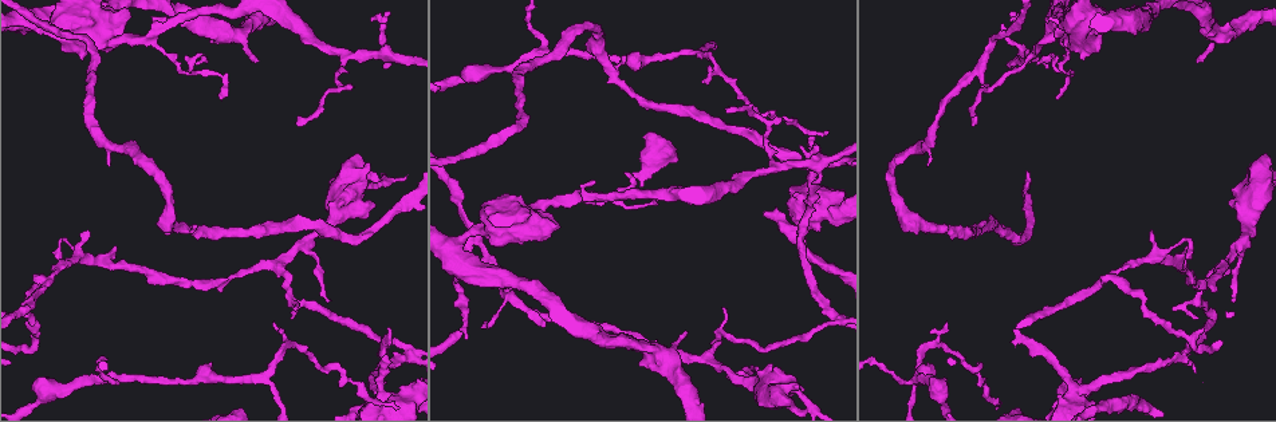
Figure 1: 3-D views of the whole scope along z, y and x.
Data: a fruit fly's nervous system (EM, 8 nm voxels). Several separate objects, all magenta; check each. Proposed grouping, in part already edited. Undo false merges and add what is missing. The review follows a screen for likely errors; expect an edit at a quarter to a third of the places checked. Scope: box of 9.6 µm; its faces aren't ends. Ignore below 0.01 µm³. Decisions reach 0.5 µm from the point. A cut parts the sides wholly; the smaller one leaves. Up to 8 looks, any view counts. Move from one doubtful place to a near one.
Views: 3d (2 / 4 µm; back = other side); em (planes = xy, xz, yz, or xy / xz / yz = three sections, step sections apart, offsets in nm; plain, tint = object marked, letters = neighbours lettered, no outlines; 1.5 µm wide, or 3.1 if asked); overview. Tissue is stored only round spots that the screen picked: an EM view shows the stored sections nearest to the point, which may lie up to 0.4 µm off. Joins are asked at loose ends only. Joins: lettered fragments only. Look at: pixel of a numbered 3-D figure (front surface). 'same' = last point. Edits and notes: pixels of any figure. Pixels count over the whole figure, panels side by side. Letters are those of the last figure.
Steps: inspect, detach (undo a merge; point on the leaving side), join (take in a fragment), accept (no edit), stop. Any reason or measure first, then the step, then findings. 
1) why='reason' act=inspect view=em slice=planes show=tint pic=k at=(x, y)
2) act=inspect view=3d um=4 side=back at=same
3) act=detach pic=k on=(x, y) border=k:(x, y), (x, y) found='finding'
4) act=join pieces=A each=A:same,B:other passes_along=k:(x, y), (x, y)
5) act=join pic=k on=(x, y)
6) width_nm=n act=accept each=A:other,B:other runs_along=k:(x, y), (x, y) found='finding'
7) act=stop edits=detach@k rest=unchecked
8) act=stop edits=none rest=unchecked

act=inspect view=3d um=4 pic=1 at=(1036, 65)

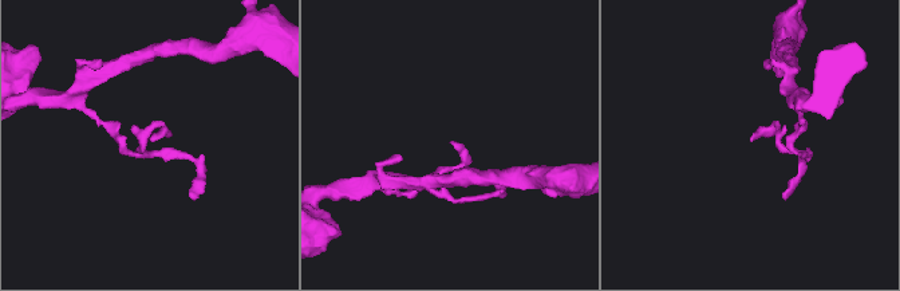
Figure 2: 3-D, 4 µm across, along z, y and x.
why='shape alone is not enough' act=inspect view=em slice=planes show=letters pic=2 at=(750, 139)

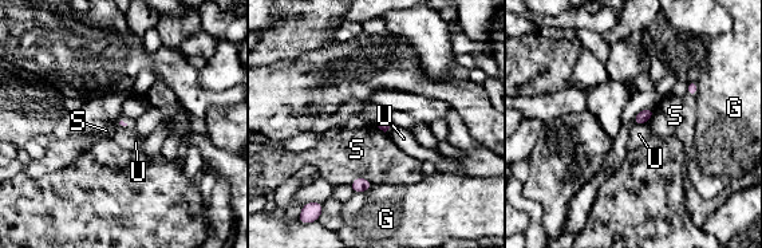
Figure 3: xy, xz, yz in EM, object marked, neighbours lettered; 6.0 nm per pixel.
act=accept each=G:other,S:other,U:other border=3:(348, 184), (364, 177), (372, 185) found='no lettered fragment goes on from it'

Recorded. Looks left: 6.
why='sharp bend' act=inspect view=em slice=planes show=letters pic=1 at=(452, 247)

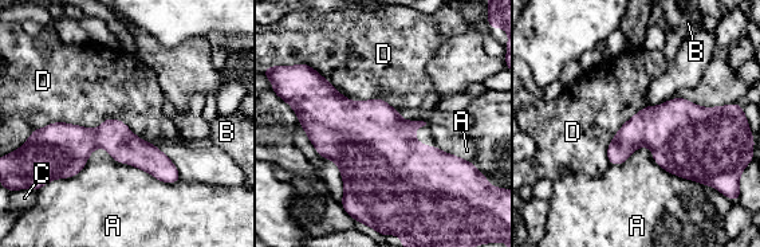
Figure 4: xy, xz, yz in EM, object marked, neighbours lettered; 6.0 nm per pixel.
act=accept each=A:other,B:other,C:other,D:other border=4:(36, 128), (118, 118), (154, 145) found='all the same neuron'

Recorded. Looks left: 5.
why='sharp bend' act=inspect view=3d um=4 pic=1 at=(480, 241)

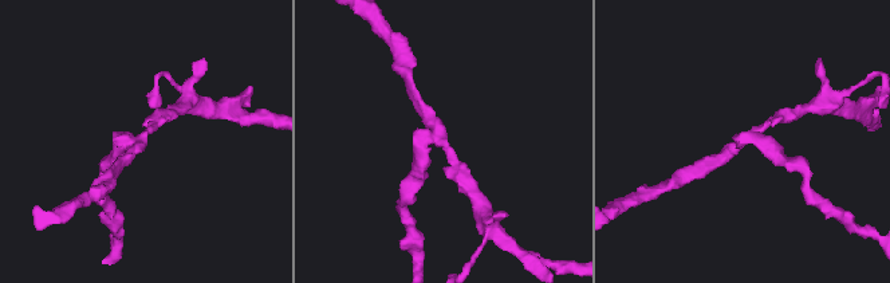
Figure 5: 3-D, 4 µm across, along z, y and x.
why='need the tissue' act=inspect view=em slice=xz step=4 show=letters pic=5 at=(748, 135)

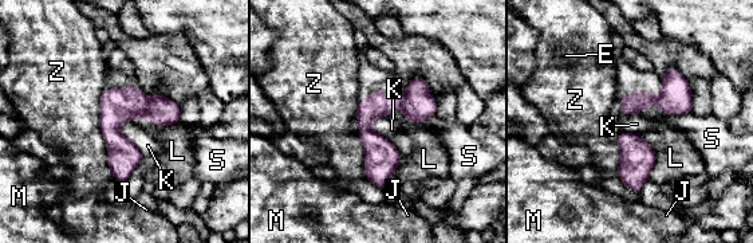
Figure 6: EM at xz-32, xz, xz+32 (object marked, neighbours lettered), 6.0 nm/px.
width_nm=120 act=detach pic=6 on=(117, 105) each=E:other,J:other,K:other,L:other,M:other,S:other,Z:other part_leaving=6:(391, 94), (365, 120), (379, 184) found='a second neuron is stuck on'

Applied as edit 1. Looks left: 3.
act=stop edits=detach@6 rest=unchecked

